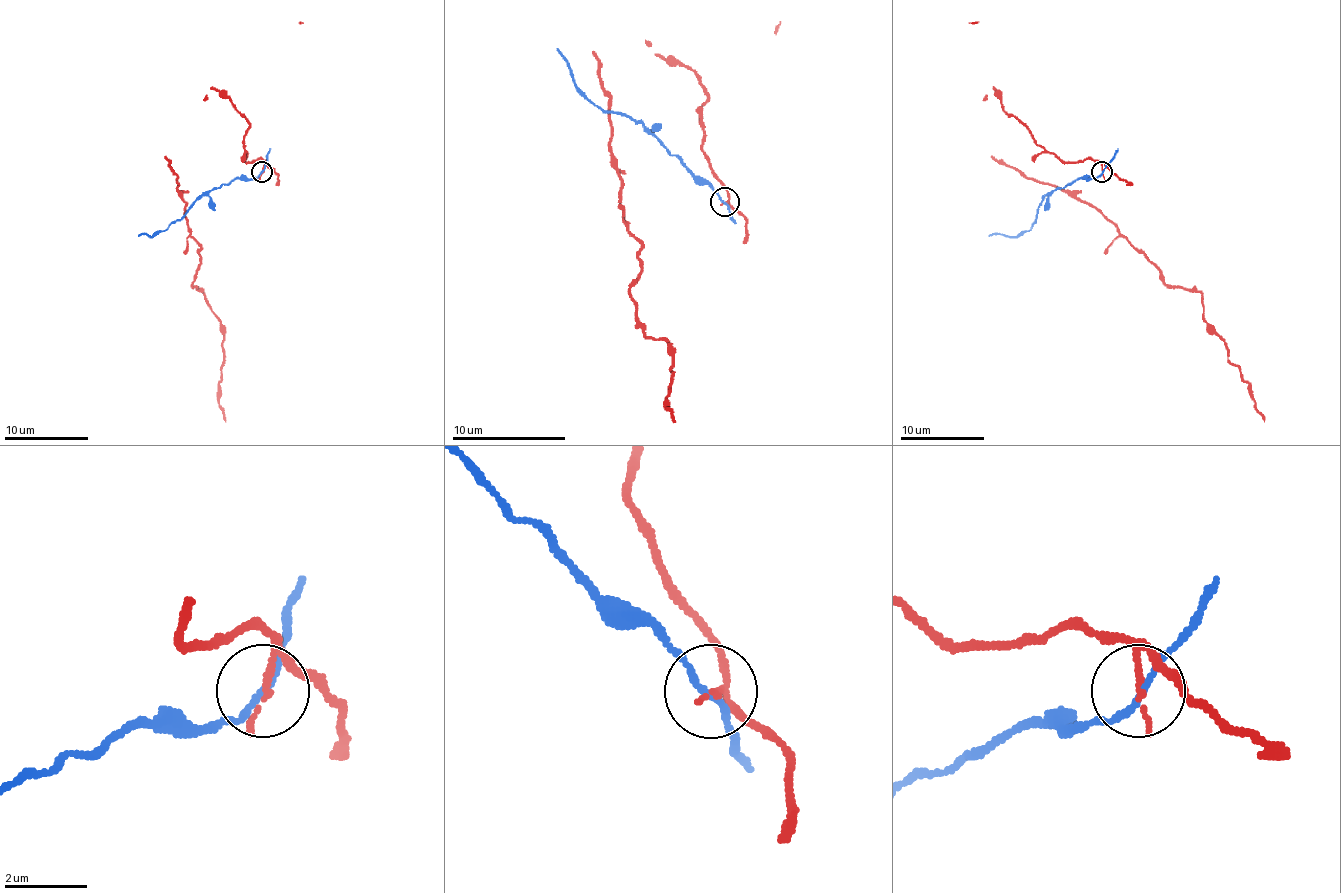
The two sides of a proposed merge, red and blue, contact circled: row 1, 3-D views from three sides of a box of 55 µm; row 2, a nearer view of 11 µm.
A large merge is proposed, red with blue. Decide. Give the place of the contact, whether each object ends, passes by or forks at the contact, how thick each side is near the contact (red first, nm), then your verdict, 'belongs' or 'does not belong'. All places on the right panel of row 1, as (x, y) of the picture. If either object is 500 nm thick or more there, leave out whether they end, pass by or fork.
(1102, 171) | red passes by | blue passes by | 120/150 nm | does not belong

